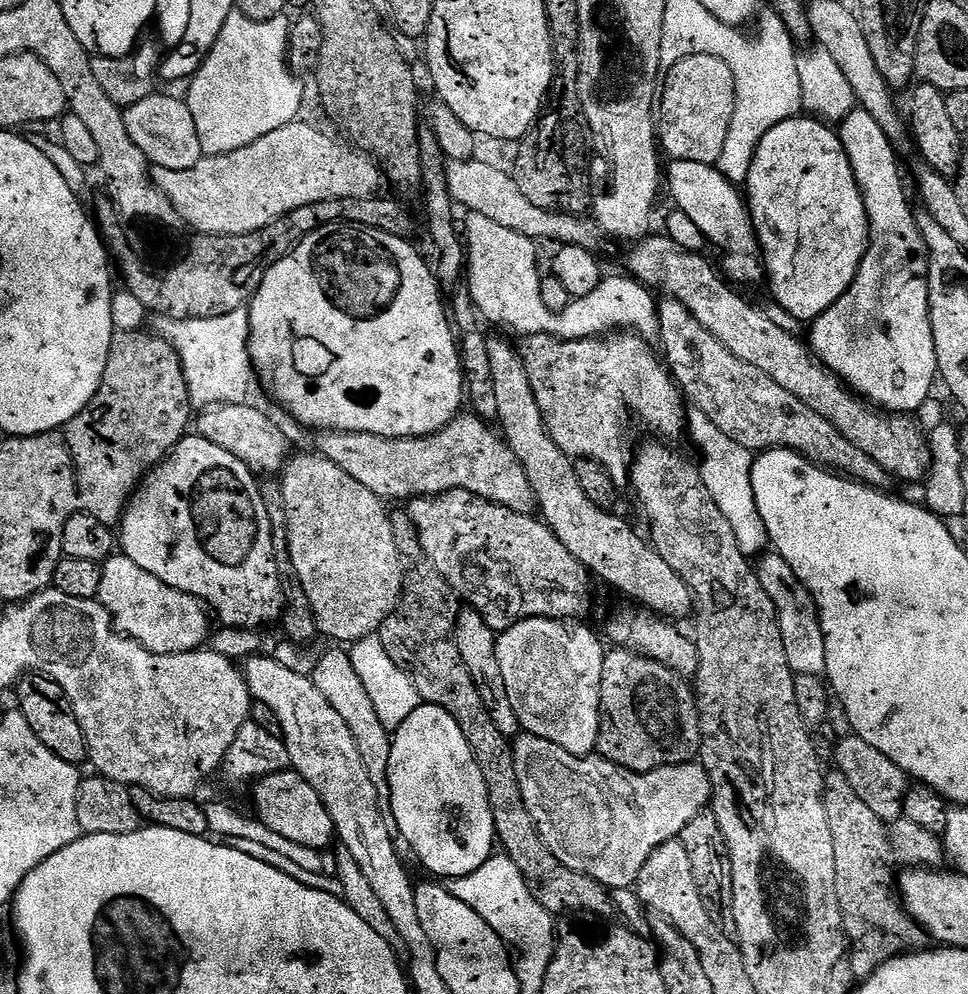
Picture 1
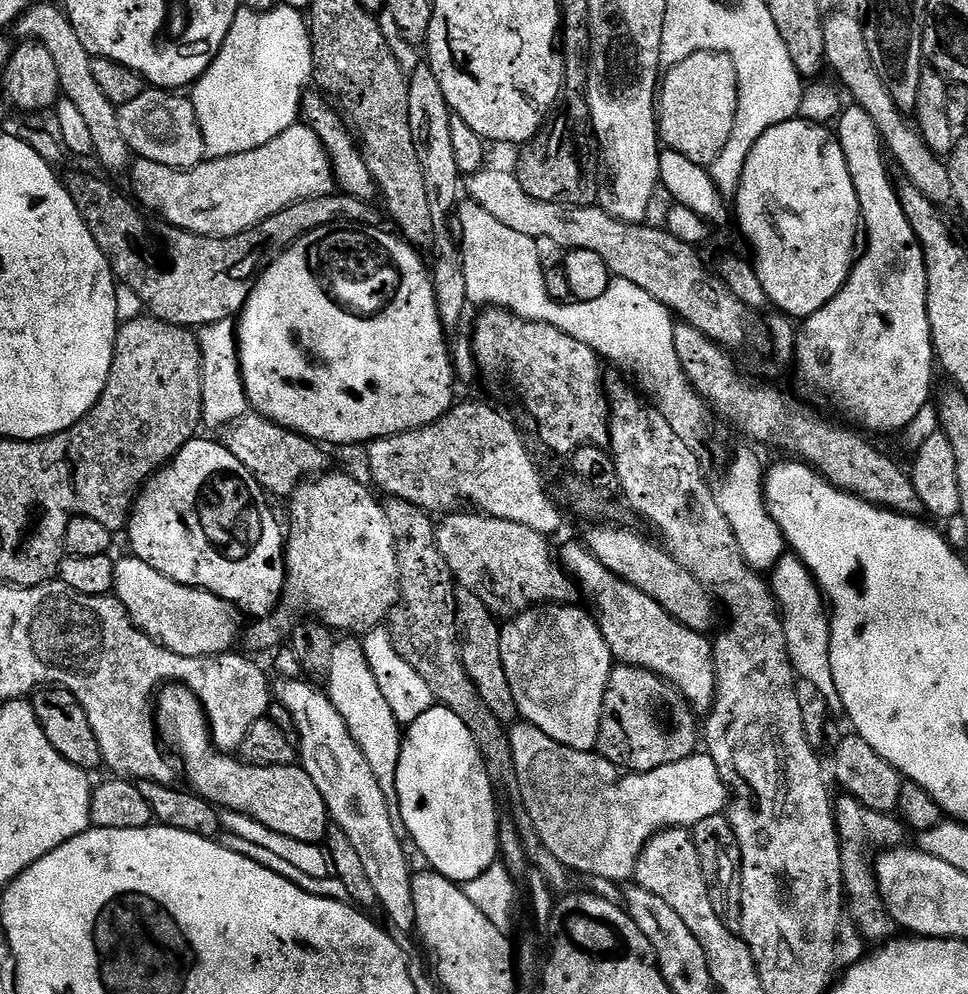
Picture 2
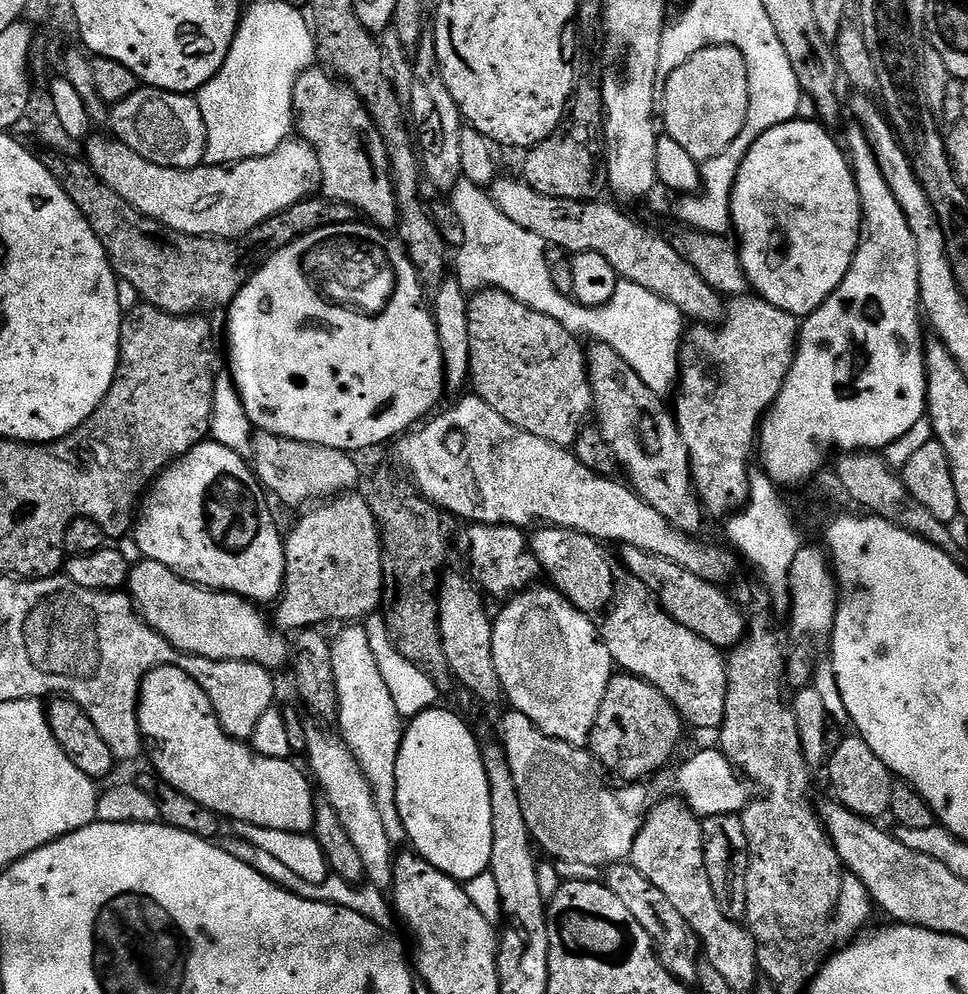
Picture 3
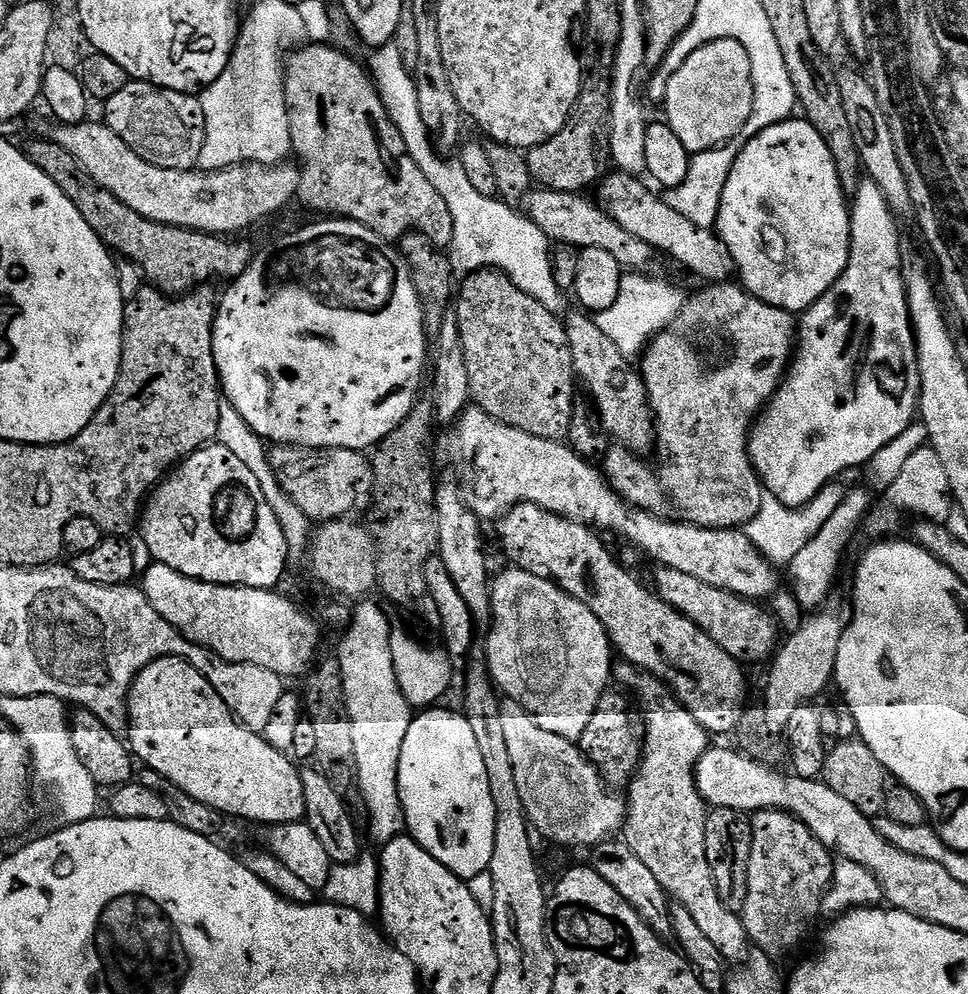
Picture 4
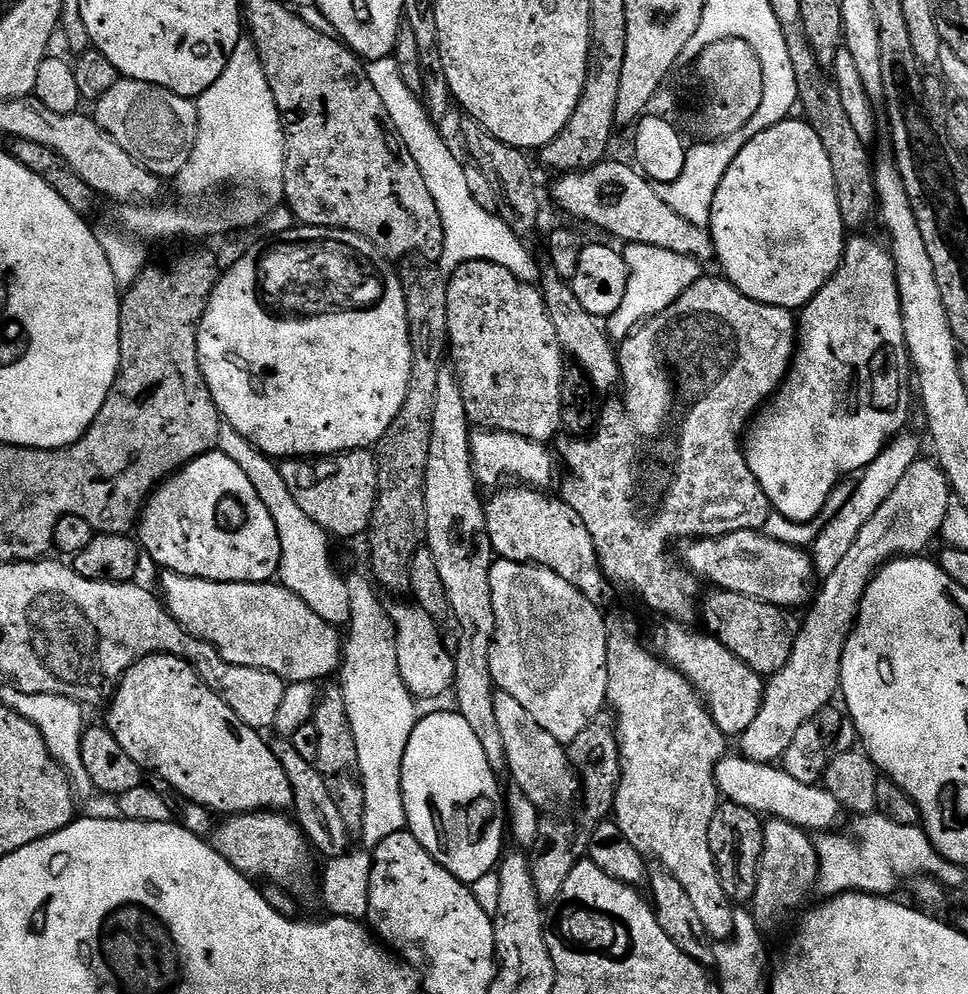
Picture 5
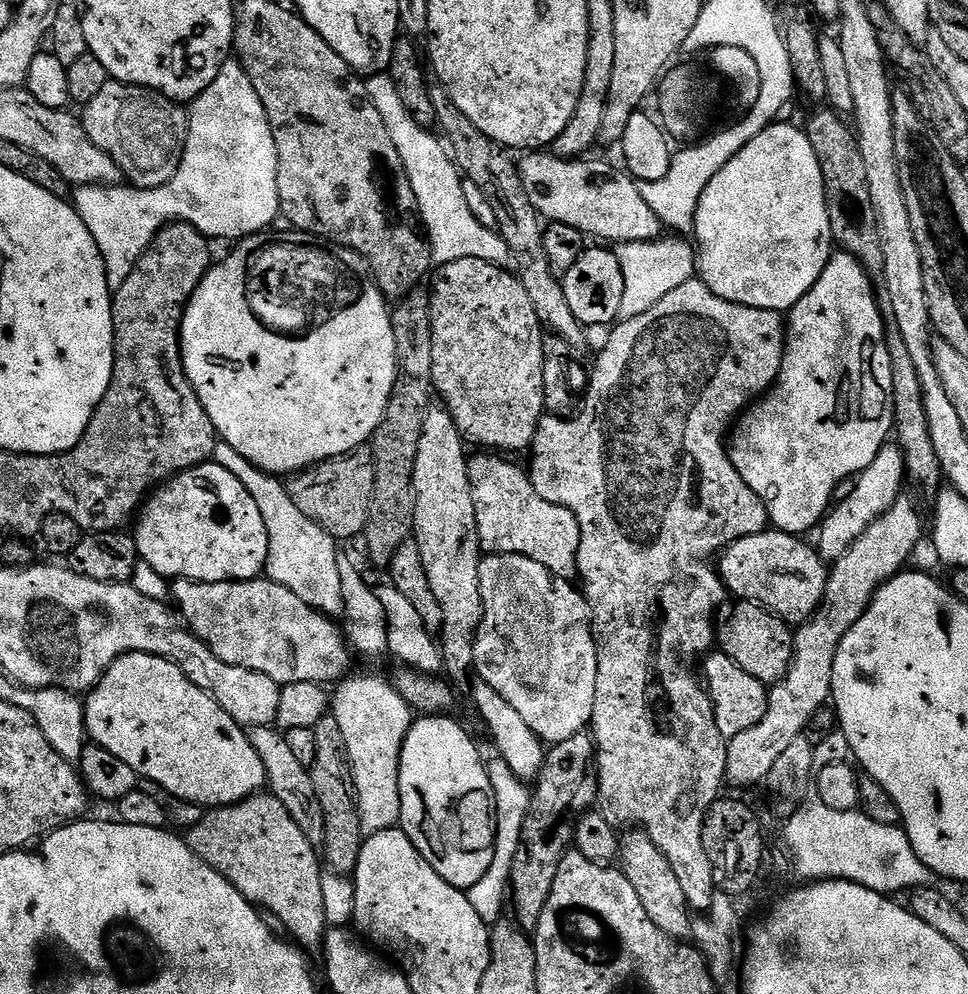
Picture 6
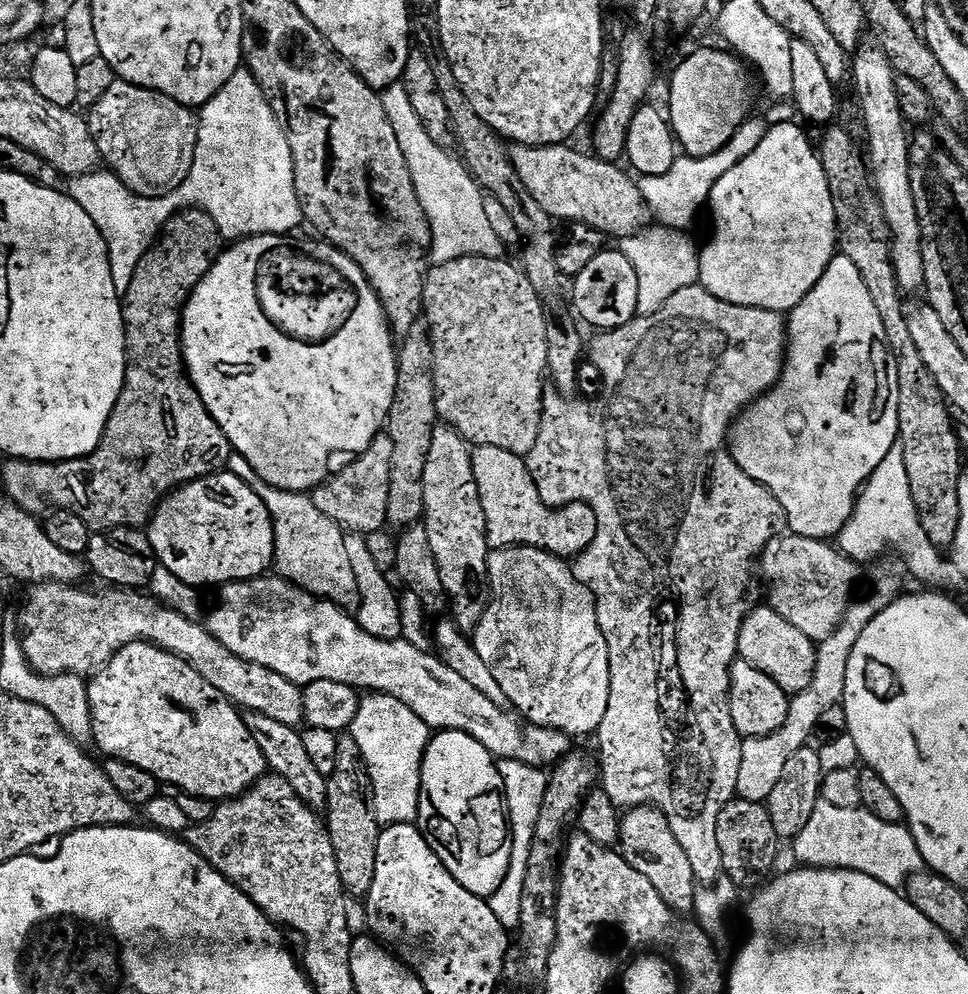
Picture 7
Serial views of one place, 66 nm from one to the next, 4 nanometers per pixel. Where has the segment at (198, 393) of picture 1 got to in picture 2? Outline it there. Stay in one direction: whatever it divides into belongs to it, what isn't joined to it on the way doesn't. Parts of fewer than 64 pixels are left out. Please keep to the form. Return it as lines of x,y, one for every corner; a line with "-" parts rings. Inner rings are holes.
232,320
208,324
199,329
198,343
202,353
204,370
204,415
203,419
217,424
220,430
227,429
233,422
249,415
250,405
244,389
244,379
240,373
240,349
238,328

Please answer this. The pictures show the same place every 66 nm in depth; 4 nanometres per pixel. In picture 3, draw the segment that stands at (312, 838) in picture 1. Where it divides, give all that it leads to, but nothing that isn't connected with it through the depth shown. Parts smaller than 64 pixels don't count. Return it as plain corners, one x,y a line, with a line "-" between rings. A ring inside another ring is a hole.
167,664
146,674
140,687
138,722
141,737
146,741
147,747
148,744
152,747
155,775
174,786
174,790
186,794
188,798
194,798
198,806
206,806
206,810
216,812
221,818
229,816
229,821
249,823
267,830
290,831
300,835
313,831
318,800
312,797
314,784
306,775
305,769
292,764
291,759
266,758
254,751
251,743
235,740
230,734
226,734
206,690
202,690
202,686
198,686
198,682
190,678
186,670

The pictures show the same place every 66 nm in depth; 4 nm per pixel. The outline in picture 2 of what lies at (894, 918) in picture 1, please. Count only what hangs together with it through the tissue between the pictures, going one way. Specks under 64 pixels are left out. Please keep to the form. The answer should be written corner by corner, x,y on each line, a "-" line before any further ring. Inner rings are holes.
847,794
835,797
834,811
836,832
840,835
840,857
842,858
847,915
865,941
887,942
893,939
894,925
892,915
884,905
884,899
880,896
880,888
876,884
872,848
887,850
901,847
905,843
905,825
895,815
868,809
862,802

